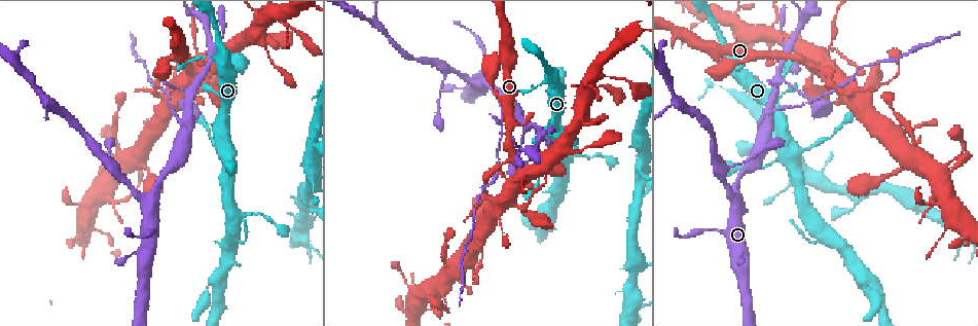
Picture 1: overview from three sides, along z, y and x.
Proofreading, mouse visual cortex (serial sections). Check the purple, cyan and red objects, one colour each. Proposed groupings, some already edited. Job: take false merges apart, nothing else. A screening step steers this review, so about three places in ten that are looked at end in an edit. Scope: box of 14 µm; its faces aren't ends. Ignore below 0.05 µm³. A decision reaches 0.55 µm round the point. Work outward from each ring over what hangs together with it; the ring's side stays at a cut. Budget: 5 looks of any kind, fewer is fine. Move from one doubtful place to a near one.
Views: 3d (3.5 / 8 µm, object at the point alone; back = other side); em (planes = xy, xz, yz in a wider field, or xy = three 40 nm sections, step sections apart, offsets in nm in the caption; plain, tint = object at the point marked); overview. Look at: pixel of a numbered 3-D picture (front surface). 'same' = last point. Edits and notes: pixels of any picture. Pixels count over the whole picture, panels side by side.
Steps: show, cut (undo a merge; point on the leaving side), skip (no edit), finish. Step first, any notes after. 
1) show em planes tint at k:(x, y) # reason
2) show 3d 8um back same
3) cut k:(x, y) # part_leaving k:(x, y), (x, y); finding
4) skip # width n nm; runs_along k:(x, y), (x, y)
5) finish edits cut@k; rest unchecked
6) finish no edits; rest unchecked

show 3d 3.5um at 1:(183, 130) # calibre changes

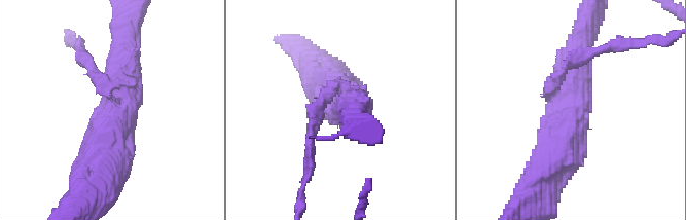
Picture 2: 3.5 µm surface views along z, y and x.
show em xy step 1 tint at 2:(112, 106) # arms 3; arm_widths 200, 450, 700 nm; need the tissue

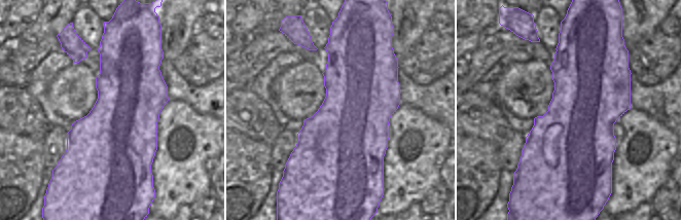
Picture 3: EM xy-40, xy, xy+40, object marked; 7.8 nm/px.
show em xy step 3 tint same # cut it another way

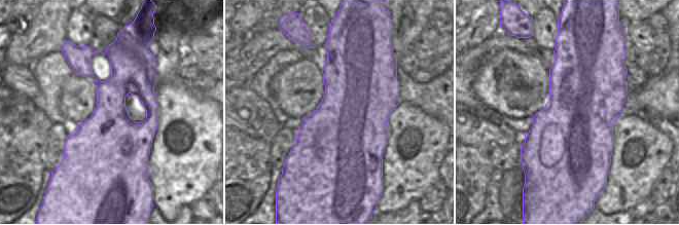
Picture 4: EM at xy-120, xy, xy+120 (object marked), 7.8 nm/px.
cut 2:(313, 119) # part_leaving 2:(337, 89), (316, 108), (310, 160); a second cell is stuck on

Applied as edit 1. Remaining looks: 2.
show 3d 3.5um at 1:(804, 149)

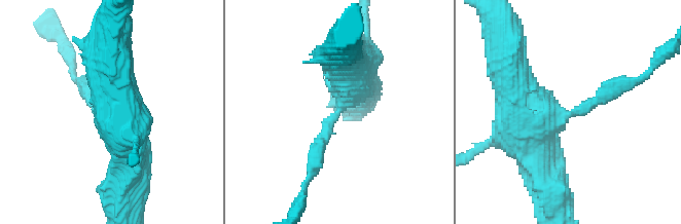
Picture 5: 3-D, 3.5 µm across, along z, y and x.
skip # runs_along 5:(355, 60), (315, 164); one cell here

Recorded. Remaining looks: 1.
finish edits cut@2; rest unchecked

